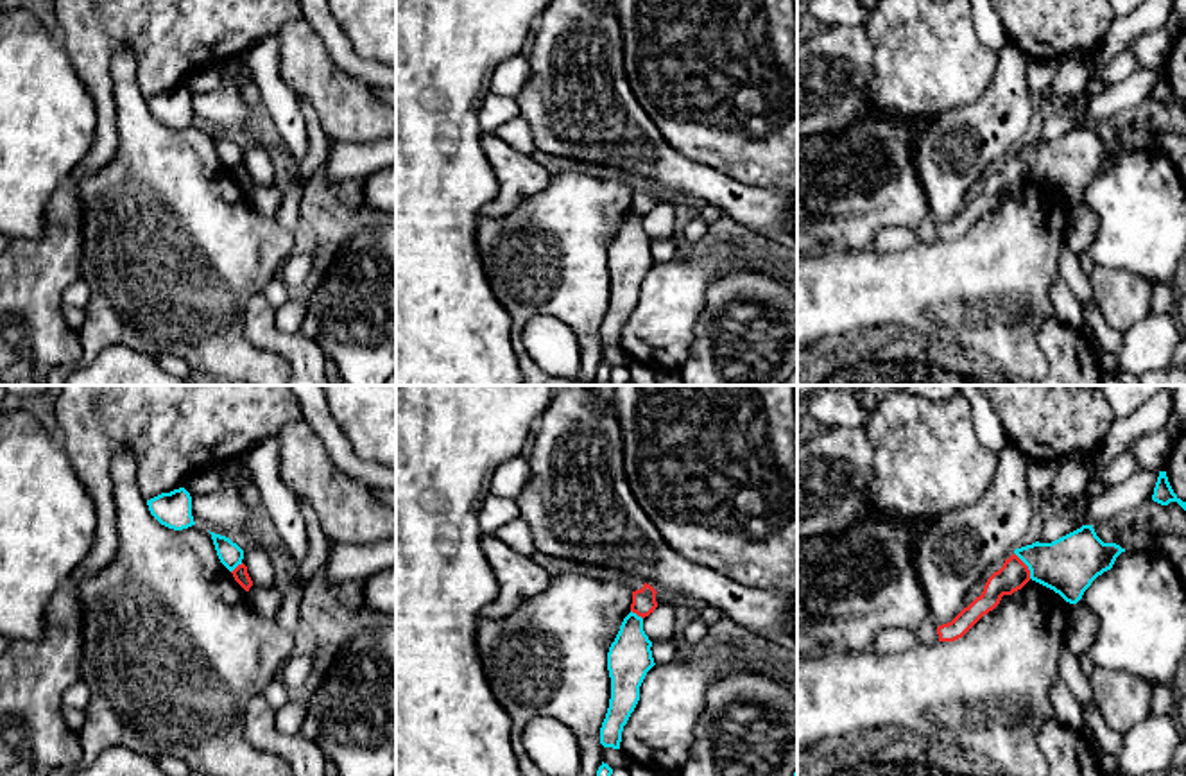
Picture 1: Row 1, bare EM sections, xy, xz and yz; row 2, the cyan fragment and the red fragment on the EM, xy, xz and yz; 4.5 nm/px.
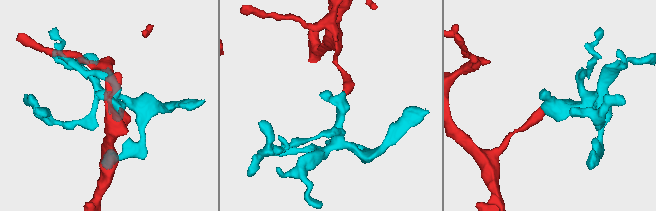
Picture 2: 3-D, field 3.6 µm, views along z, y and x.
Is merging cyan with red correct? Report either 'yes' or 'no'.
no

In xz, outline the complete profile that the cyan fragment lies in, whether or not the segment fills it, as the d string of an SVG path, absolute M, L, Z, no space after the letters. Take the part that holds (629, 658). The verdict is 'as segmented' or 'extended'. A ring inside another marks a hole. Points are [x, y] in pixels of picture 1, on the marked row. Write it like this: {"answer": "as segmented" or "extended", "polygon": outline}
{"answer": "as segmented", "polygon": "M629 613L607 652L611 699L600 728L600 744L620 749L622 731L640 701L640 686L656 665L652 642L643 631L643 618Z"}

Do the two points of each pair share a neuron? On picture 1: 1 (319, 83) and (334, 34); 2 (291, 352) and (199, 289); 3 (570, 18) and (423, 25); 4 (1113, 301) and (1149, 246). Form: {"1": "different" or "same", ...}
{"1": "different", "2": "different", "3": "different", "4": "different"}

